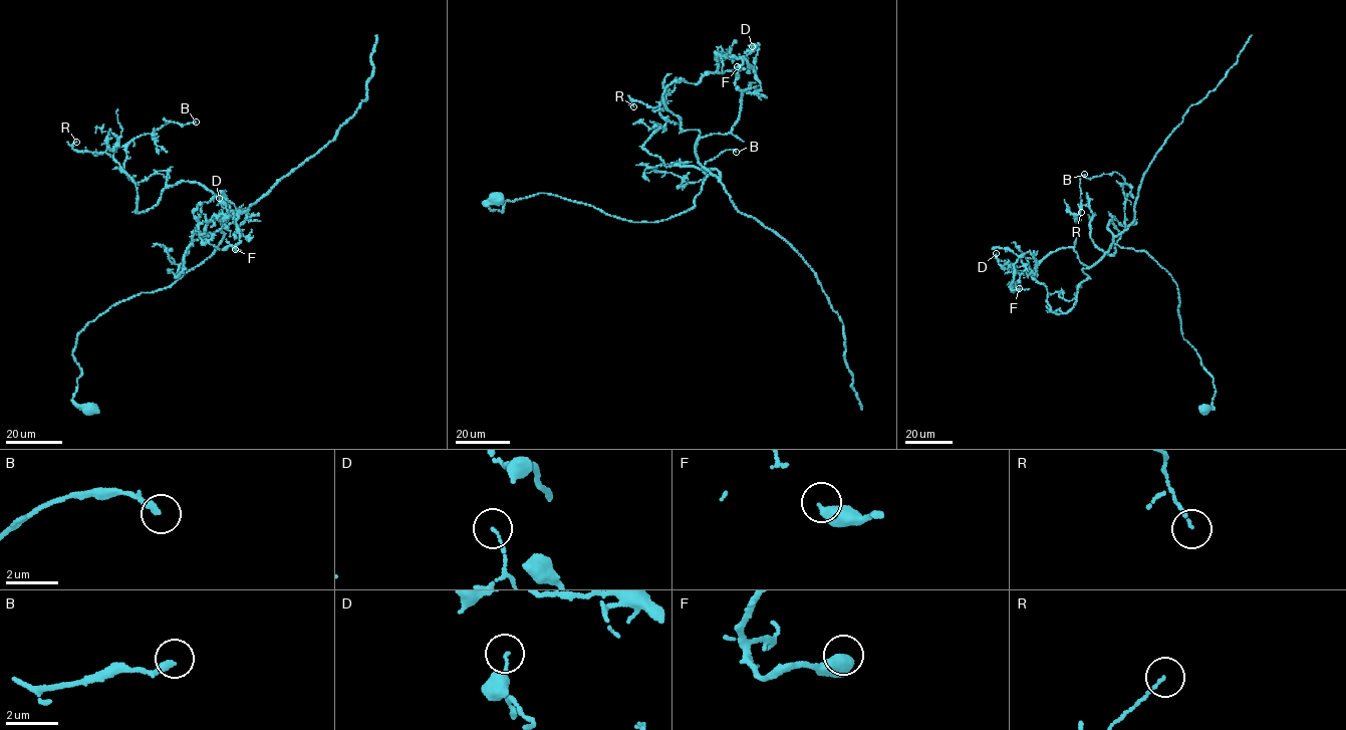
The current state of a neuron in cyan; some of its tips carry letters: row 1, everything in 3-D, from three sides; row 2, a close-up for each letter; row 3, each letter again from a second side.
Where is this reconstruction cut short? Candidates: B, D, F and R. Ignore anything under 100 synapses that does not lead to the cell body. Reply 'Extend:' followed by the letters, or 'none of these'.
Extend: none of these

